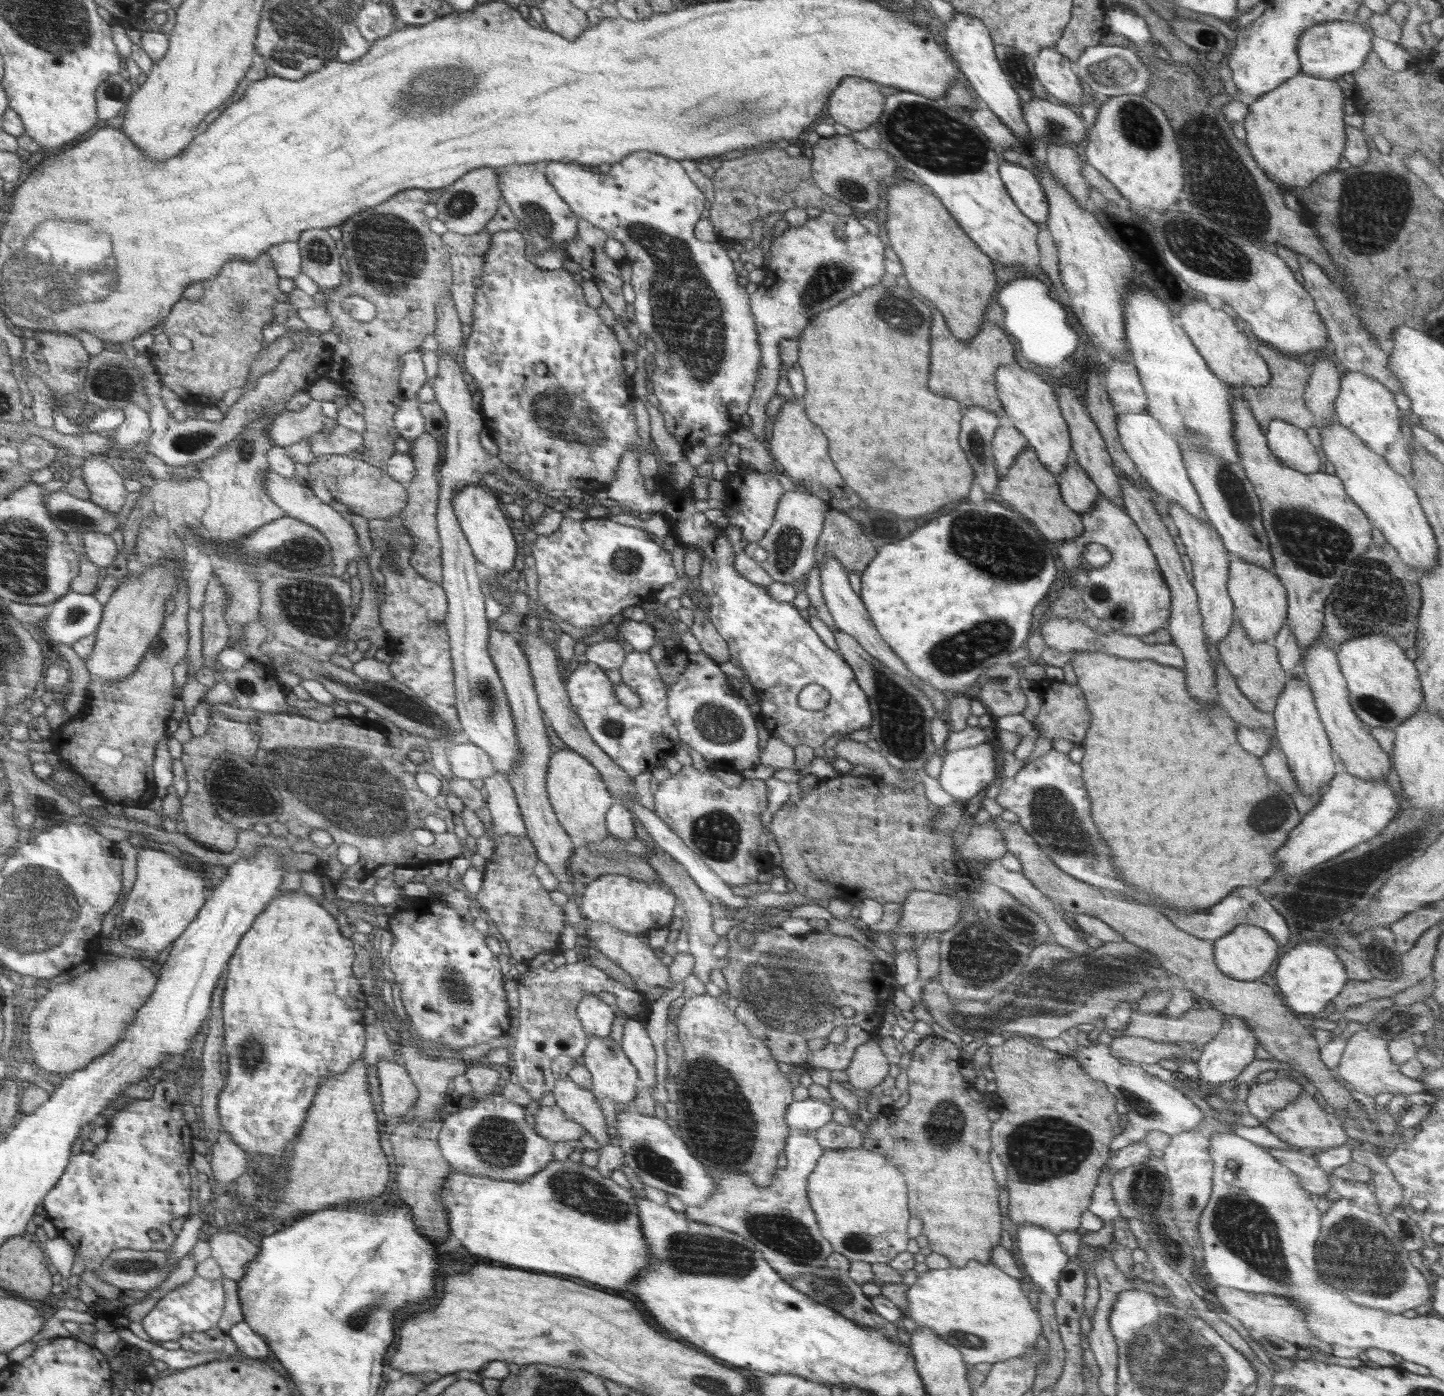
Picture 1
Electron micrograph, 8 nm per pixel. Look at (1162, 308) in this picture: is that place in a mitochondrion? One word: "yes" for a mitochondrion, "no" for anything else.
no

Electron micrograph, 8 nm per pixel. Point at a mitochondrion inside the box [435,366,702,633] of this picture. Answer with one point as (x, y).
(571, 421)

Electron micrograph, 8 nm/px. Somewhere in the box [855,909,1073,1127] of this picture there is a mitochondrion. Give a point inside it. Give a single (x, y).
(979, 958)

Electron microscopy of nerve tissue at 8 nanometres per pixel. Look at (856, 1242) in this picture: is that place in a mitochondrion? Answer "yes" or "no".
yes

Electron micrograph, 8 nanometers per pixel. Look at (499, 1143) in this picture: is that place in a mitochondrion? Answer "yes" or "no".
yes

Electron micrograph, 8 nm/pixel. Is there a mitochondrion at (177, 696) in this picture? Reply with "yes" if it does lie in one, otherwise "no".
no

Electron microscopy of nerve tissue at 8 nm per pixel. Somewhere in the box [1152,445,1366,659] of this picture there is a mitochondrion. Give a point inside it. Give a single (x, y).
(1320, 548)

